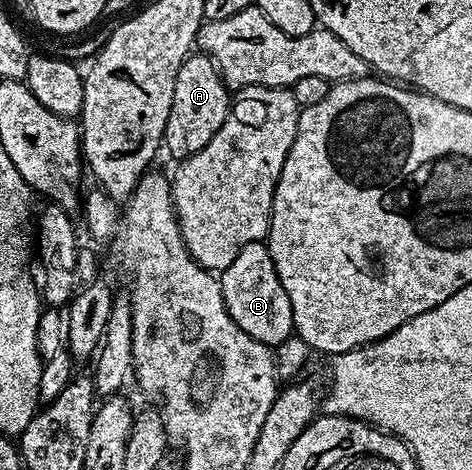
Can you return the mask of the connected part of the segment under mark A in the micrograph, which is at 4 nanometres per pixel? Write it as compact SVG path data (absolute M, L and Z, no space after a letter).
M190 55L185 58L175 79L175 99L171 99L171 115L167 115L163 142L164 152L169 152L174 162L186 161L191 155L203 151L211 139L215 139L215 131L219 131L219 127L223 127L223 123L231 117L229 96L231 90L210 57Z

